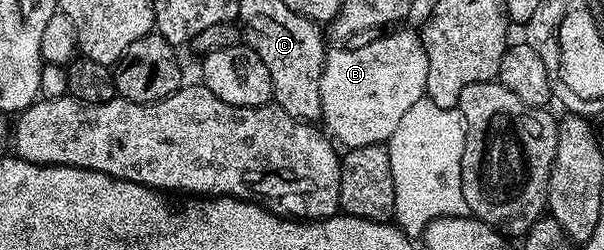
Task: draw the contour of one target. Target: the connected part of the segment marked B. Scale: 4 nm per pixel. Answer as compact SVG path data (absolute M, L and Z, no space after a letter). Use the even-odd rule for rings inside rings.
M397 29L358 49L330 48L321 72L320 120L325 121L324 128L349 149L388 142L403 115L425 97L428 70L422 34L409 29Z

